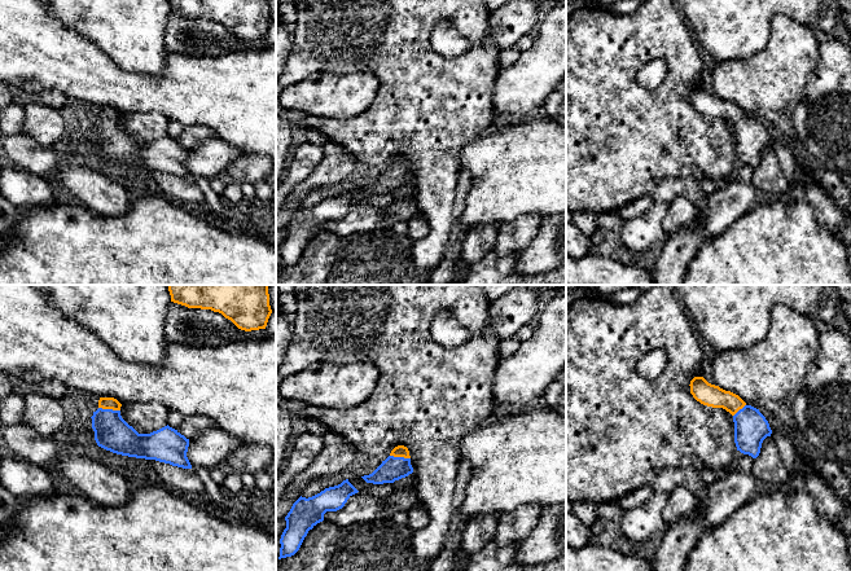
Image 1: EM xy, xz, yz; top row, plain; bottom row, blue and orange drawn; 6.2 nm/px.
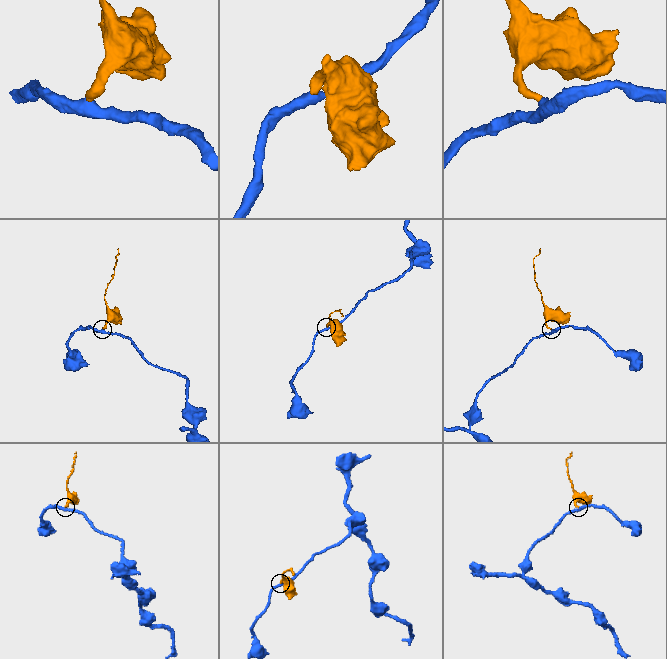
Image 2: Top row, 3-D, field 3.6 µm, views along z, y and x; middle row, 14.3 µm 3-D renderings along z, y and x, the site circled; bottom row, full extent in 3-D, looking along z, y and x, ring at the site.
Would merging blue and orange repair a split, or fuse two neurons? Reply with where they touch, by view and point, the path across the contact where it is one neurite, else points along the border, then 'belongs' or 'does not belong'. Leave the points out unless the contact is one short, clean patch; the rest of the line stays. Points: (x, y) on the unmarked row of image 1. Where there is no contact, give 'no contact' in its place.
meets blue in xy at (109, 119); runs through xy (112, 143), (109, 137), (109, 119), (105, 113); belongs

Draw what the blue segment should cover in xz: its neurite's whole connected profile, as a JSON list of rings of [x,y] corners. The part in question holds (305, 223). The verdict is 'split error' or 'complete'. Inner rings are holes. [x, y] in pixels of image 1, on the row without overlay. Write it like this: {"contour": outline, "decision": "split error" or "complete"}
{"contour": [[[346,189],[341,194],[325,198],[312,207],[306,208],[301,206],[285,227],[286,238],[280,249],[278,269],[294,265],[308,241],[324,230],[324,224],[342,219],[347,210],[357,202]]], "decision": "complete"}

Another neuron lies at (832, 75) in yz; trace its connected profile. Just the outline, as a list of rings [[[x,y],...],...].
[[[829,36],[819,47],[819,63],[806,84],[802,100],[808,107],[821,97],[851,93],[851,48]]]

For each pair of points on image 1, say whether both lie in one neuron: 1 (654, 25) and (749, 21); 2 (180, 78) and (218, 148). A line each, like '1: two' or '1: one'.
1: two
2: two

